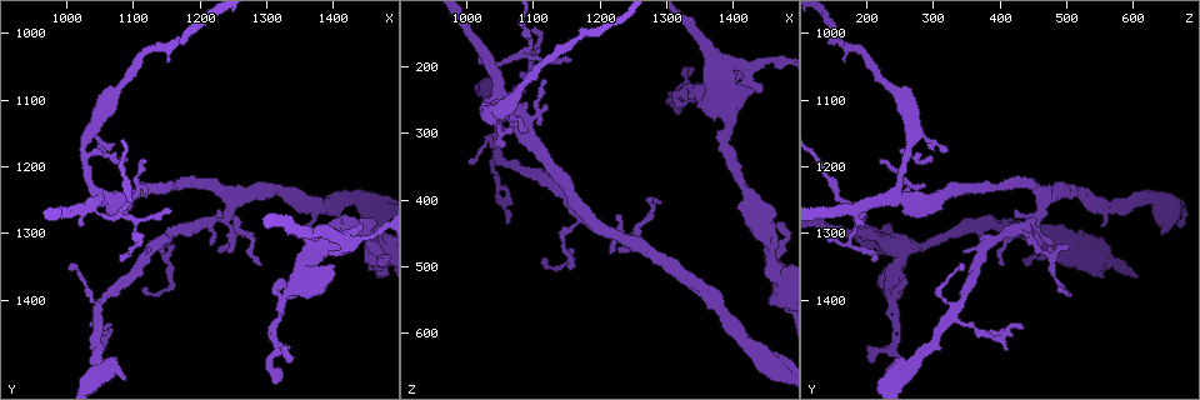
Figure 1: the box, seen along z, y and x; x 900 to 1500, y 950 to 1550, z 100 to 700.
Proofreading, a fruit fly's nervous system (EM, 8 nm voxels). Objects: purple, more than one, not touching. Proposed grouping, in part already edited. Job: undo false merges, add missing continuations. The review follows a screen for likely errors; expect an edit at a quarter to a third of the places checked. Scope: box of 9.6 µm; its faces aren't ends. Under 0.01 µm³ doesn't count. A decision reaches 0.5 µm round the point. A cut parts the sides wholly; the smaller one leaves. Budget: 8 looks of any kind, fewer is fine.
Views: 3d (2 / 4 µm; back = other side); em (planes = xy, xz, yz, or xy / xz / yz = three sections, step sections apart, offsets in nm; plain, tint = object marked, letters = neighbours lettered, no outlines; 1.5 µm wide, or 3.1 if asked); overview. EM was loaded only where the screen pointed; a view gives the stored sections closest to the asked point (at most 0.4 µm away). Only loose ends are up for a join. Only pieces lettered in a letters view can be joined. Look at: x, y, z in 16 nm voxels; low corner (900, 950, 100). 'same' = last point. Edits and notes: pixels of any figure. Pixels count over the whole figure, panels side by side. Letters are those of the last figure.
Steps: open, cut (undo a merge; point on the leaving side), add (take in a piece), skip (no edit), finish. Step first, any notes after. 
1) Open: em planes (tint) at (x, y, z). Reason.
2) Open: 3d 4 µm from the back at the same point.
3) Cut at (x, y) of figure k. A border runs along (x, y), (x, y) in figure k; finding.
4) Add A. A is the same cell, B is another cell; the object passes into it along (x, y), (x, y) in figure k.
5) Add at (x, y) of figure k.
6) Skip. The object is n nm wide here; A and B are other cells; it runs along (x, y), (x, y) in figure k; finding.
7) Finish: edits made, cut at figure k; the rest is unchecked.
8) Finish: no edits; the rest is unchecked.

Open: 3d 4 µm at (1315, 1470, 240). Arms part here.

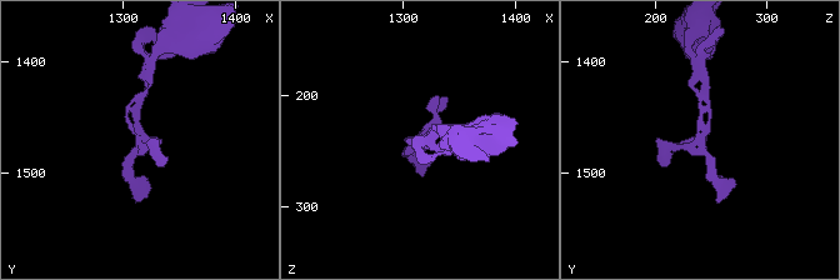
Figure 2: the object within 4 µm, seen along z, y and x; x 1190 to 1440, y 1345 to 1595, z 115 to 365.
Open: em planes (letters) at (1316, 1470, 244). Now the EM.

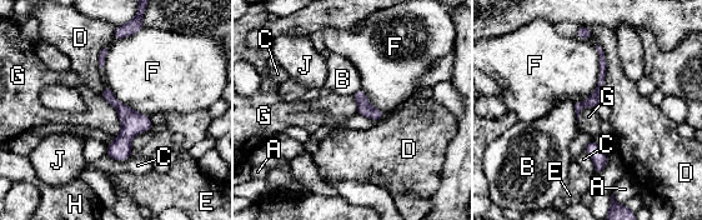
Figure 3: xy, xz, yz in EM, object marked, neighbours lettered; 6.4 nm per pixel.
Skip. The longest contact is with F, 400 nm; A, B, C, D, E, F, G, H and J are other cells; it runs along (106, 90), (126, 114), (124, 156) in figure 3; one neuron here.

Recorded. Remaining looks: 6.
Open: 3d 4 µm at (1445, 1285, 235). Branch stops here.

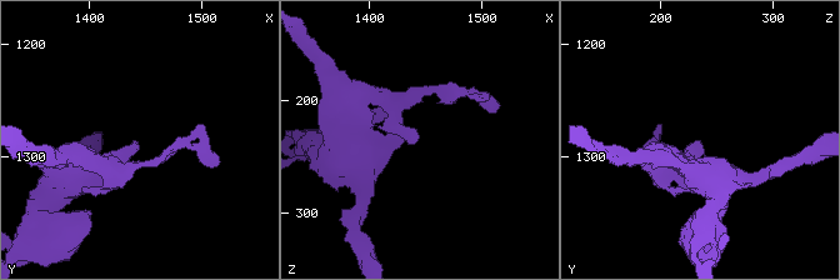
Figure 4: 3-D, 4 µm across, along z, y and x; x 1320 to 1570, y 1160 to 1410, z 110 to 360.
Open: em planes (letters) at (1440, 1284, 232).

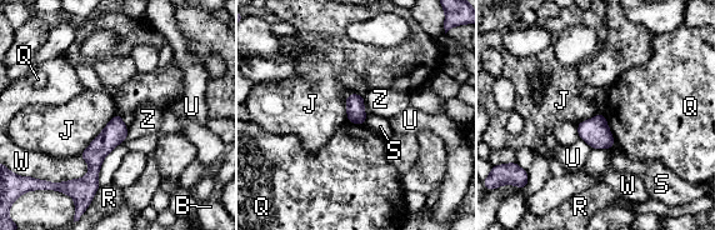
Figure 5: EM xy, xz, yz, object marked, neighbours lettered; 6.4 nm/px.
Skip. The object is 120 nm wide here; B, J, Q, R, S, U, W and Z are other cells; it runs along (118, 118), (94, 154), (90, 183) in figure 5; none of them fits.

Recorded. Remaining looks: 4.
Open: em planes (plain) at (1475, 1340, 550). Abrupt turn.

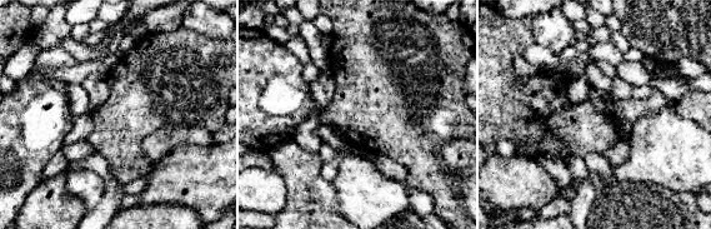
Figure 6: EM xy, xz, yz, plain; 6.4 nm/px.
Open: em planes (letters) at the same point.

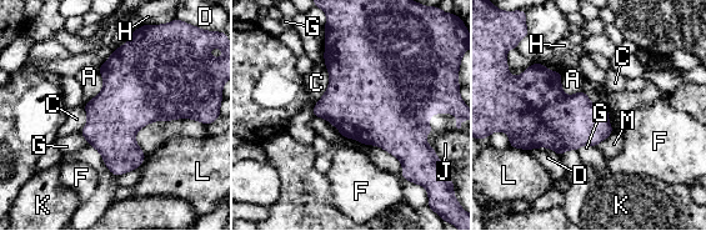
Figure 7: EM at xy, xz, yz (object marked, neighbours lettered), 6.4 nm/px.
Skip. The object is 380 nm wide here; A, C, D, F, G, H, J, K, L and M are other cells; a border runs along (324, 61), (329, 85), (318, 100) in figure 7; all the same neuron.

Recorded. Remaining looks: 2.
Open: 3d 4 µm at (1235, 1265, 420). An open end.

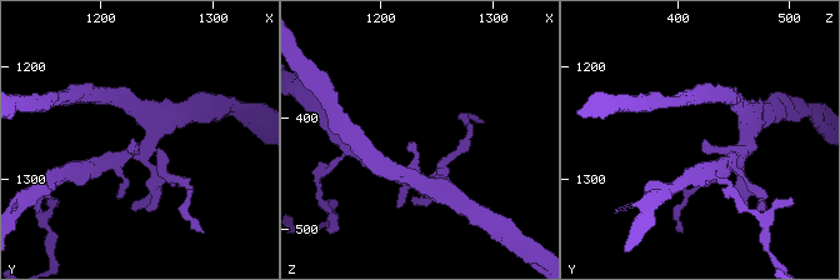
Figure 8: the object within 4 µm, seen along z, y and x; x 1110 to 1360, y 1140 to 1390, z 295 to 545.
Open: em planes (letters) at (1230, 1268, 424). The arms are 200, 220 nm wide.

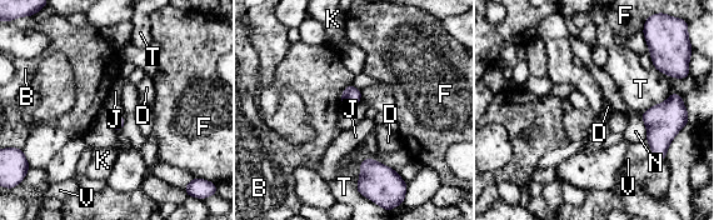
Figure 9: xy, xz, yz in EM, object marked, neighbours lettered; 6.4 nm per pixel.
Skip. B, D, F, J, K, N, T and V are other cells; a border runs along (350, 84), (343, 90), (340, 105) in figure 9; no lettered piece goes on from it.

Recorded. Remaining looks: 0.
Finish: no edits; the rest is unchecked.

